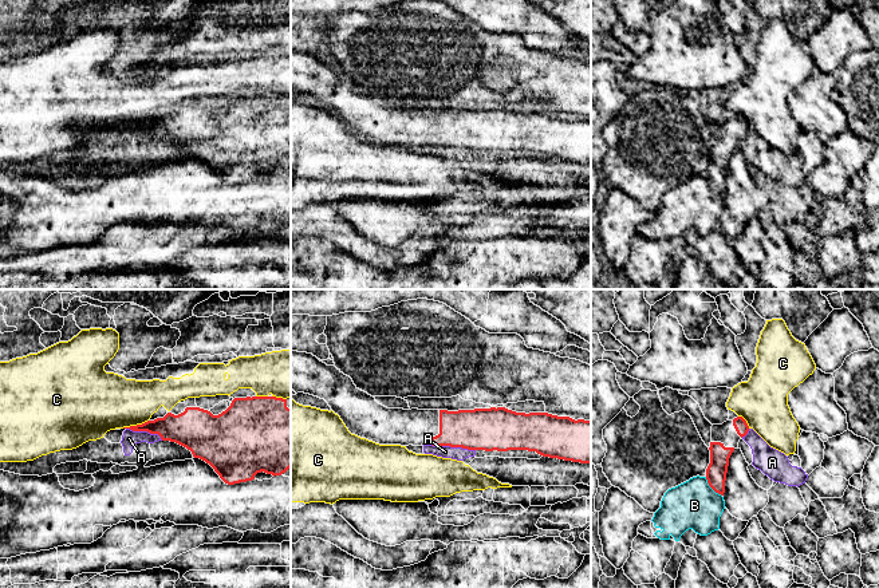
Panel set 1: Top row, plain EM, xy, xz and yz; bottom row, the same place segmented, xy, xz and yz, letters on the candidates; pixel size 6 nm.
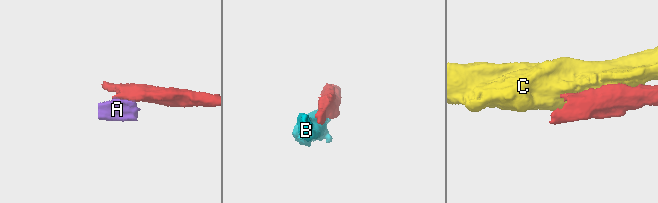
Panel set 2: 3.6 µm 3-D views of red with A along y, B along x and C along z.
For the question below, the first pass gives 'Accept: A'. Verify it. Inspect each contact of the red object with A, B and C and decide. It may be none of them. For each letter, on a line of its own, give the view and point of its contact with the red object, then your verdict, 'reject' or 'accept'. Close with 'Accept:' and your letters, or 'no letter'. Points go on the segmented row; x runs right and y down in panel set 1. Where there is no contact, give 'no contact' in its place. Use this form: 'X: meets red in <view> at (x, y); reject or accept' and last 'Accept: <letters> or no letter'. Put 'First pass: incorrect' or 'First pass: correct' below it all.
A: meets red in xz at (453, 446); reject
B: meets red in yz at (712, 488); reject
C: meets red in xy at (134, 426); reject
Accept: no letter
First pass: incorrect

